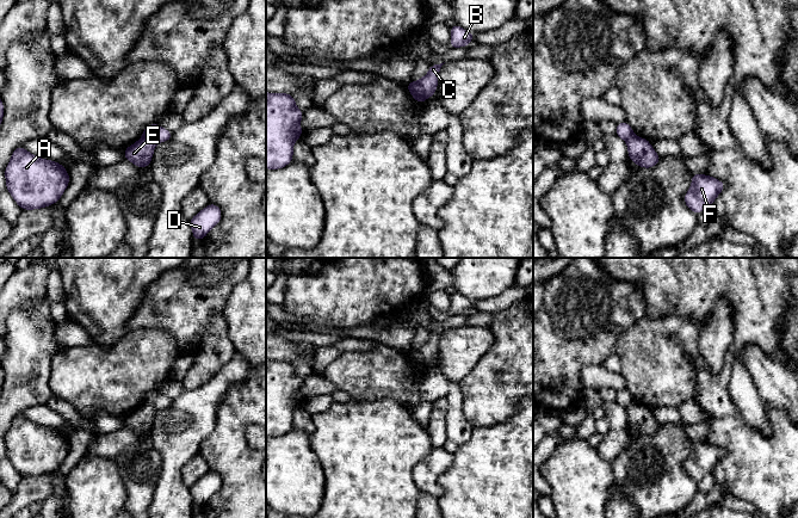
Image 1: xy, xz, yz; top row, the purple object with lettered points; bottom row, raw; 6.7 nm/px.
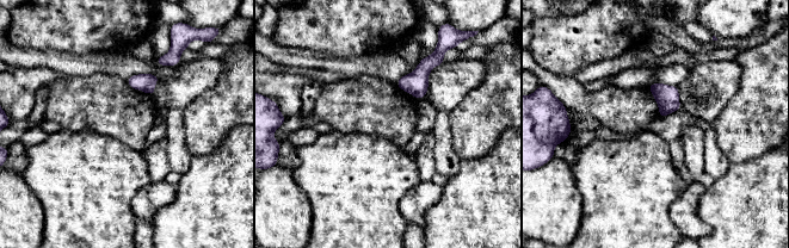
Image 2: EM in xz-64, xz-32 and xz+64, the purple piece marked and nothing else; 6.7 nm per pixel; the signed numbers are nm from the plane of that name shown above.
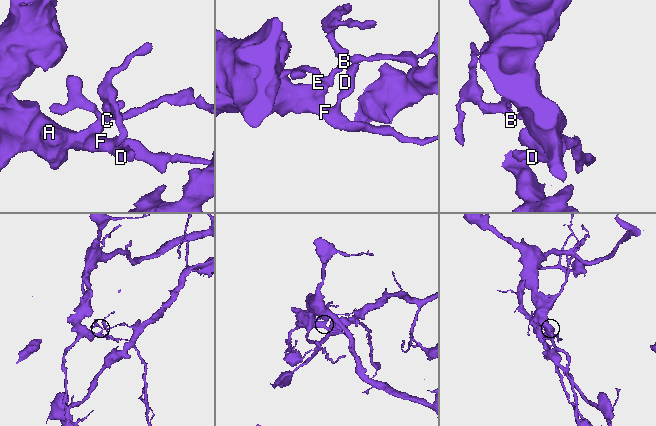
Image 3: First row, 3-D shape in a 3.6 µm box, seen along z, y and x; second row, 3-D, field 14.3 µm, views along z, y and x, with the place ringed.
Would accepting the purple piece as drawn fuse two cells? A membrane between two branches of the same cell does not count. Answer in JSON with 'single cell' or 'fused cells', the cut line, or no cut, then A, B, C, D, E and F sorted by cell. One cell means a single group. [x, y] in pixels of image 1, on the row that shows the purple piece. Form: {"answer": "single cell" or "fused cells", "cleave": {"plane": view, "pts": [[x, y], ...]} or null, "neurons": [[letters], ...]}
{"answer": "fused cells", "cleave": {"plane": "xz", "pts": [[412, 81], [427, 97]]}, "neurons": [["A", "D", "E", "F"], ["B", "C"]]}

